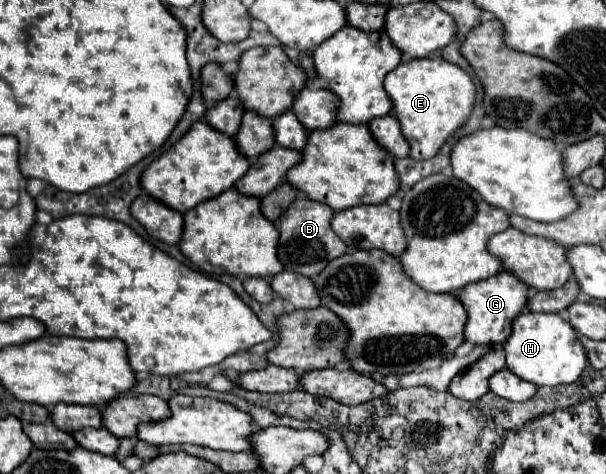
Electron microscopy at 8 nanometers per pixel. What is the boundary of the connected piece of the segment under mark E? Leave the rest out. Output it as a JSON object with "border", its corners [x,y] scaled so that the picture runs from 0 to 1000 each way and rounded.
{"border":[[[729,120],[677,124],[660,133],[637,158],[634,188],[647,209],[647,234],[660,255],[680,335],[713,335],[729,302],[766,264],[782,222],[779,167],[756,137],[739,133]]]}

